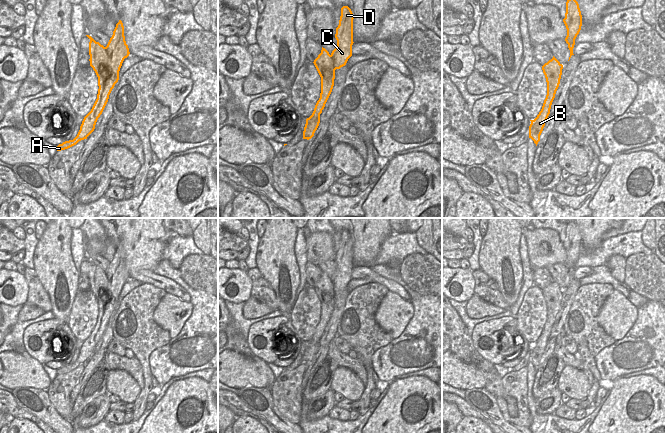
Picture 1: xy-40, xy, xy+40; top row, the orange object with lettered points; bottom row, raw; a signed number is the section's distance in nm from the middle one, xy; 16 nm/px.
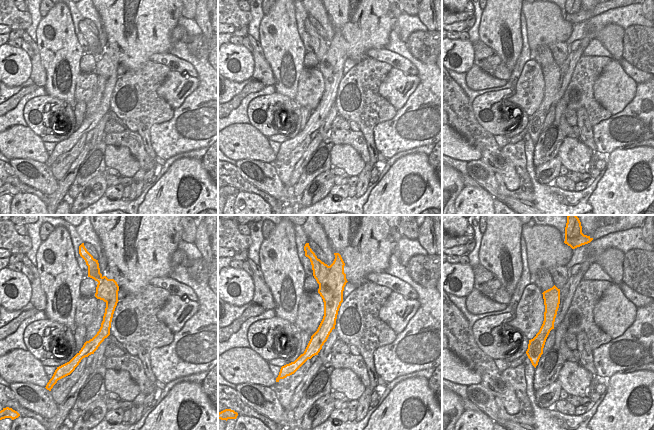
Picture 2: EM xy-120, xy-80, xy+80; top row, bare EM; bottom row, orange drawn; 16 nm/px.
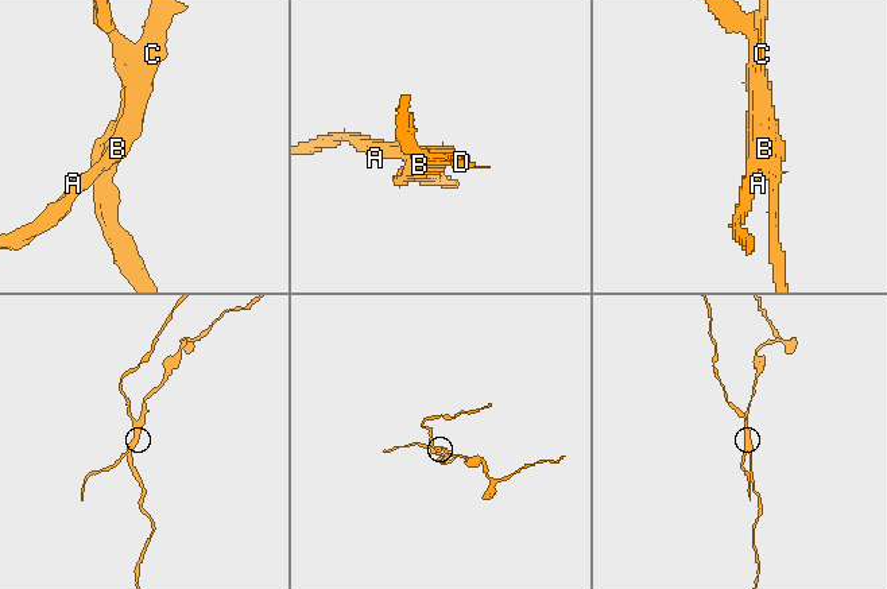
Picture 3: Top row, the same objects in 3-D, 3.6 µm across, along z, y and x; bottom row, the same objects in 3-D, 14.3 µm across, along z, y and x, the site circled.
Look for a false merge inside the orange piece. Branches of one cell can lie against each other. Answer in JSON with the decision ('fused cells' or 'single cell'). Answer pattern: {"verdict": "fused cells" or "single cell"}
{"verdict": "fused cells"}

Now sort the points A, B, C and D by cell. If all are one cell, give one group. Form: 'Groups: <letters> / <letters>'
Groups: A C D / B

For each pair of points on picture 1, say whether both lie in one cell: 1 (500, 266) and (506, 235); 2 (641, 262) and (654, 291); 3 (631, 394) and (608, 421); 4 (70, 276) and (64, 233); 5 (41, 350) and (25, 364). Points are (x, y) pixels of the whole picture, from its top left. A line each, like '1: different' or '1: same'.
1: same
2: same
3: same
4: same
5: different

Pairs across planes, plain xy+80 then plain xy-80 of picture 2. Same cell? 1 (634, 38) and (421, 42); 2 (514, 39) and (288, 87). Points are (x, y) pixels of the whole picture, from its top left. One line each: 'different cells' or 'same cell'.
1: same cell
2: same cell

